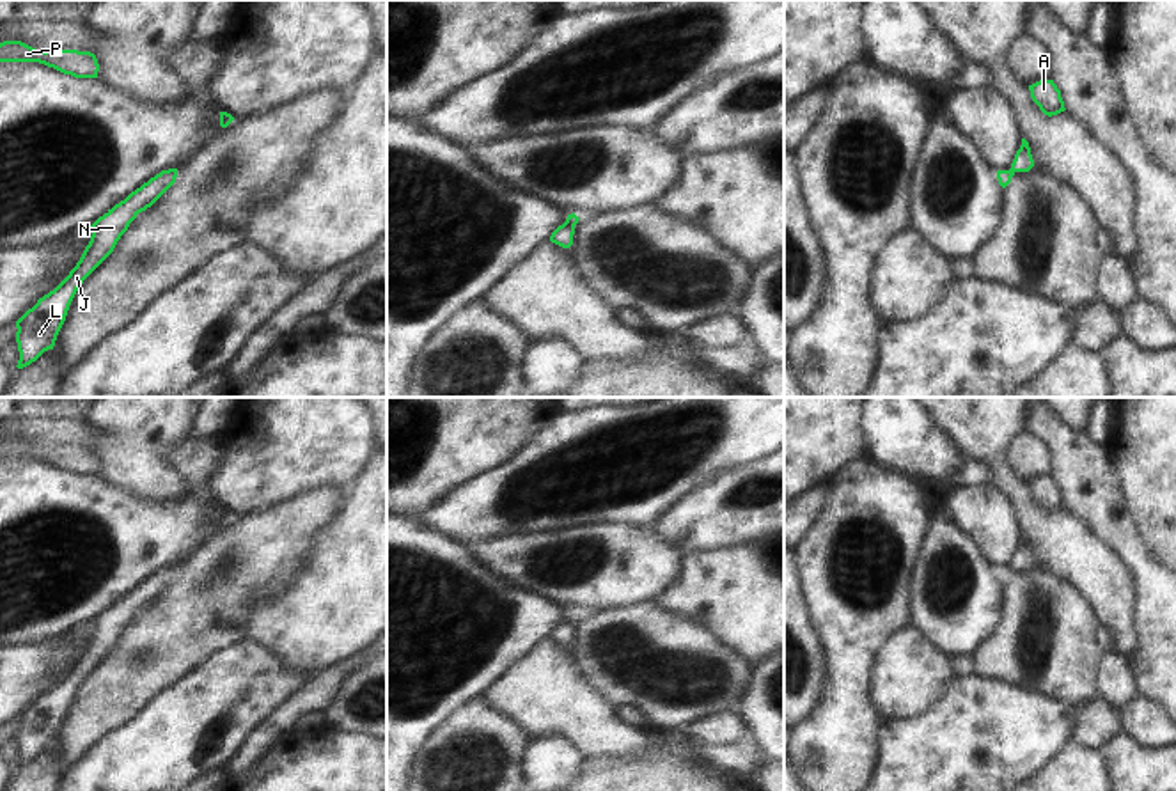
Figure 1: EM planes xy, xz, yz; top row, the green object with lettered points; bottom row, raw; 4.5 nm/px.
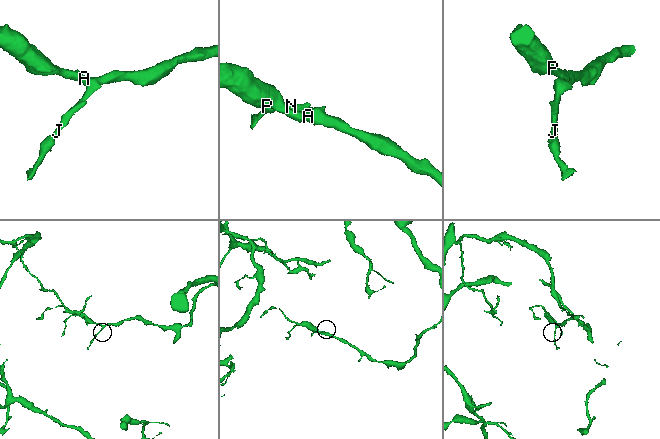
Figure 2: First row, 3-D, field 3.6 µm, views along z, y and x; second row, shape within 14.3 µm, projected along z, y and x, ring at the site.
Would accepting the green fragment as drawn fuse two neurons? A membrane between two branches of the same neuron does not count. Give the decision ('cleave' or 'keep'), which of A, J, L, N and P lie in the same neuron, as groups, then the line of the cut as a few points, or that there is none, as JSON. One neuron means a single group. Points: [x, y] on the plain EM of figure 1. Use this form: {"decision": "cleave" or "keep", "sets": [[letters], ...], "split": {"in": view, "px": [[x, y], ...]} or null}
{"decision": "keep", "sets": [["A", "J", "L", "N", "P"]], "split": null}

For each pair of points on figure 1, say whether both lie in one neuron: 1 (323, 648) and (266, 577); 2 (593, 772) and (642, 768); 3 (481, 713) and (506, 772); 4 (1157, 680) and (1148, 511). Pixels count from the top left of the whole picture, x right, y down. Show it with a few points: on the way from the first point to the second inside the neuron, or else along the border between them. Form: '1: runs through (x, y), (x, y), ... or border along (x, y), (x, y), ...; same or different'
1: border along (307, 561), (275, 596), (259, 600), (247, 618); different
2: runs through (605, 772), (630, 772); same
3: runs through (481, 728), (481, 747), (492, 758); same
4: border along (1130, 515), (1144, 548), (1157, 561); different

